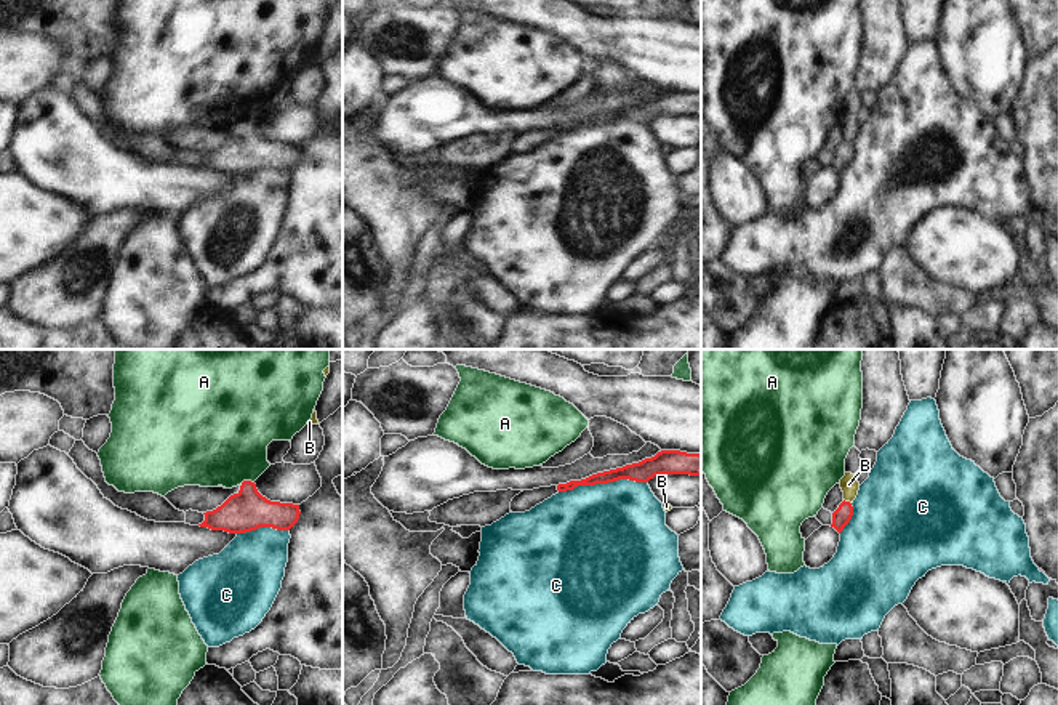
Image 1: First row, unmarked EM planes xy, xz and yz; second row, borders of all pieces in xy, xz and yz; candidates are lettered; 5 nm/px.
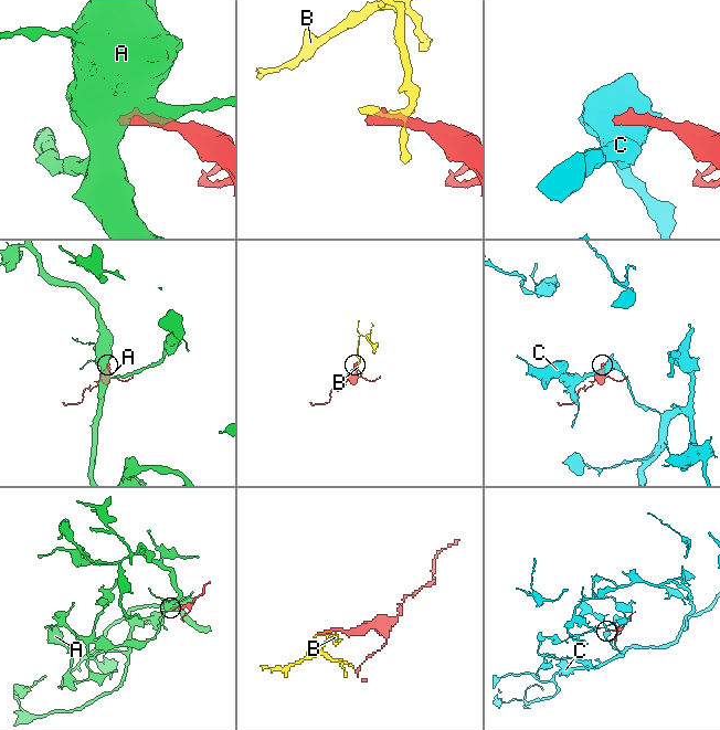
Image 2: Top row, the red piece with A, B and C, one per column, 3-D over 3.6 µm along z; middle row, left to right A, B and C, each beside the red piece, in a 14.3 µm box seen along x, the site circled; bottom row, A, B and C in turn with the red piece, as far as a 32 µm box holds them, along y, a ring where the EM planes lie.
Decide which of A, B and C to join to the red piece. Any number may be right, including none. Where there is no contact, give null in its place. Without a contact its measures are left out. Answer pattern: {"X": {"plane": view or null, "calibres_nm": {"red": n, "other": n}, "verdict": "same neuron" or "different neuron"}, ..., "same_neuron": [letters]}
{"A": {"plane": "xy", "calibres_nm": {"red": 200, "other": 480}, "verdict": "different neuron"}, "B": {"plane": "yz", "calibres_nm": {"red": 90, "other": 90}, "verdict": "different neuron"}, "C": {"plane": "xz", "calibres_nm": {"red": 110, "other": 500}, "verdict": "different neuron"}, "same_neuron": []}

